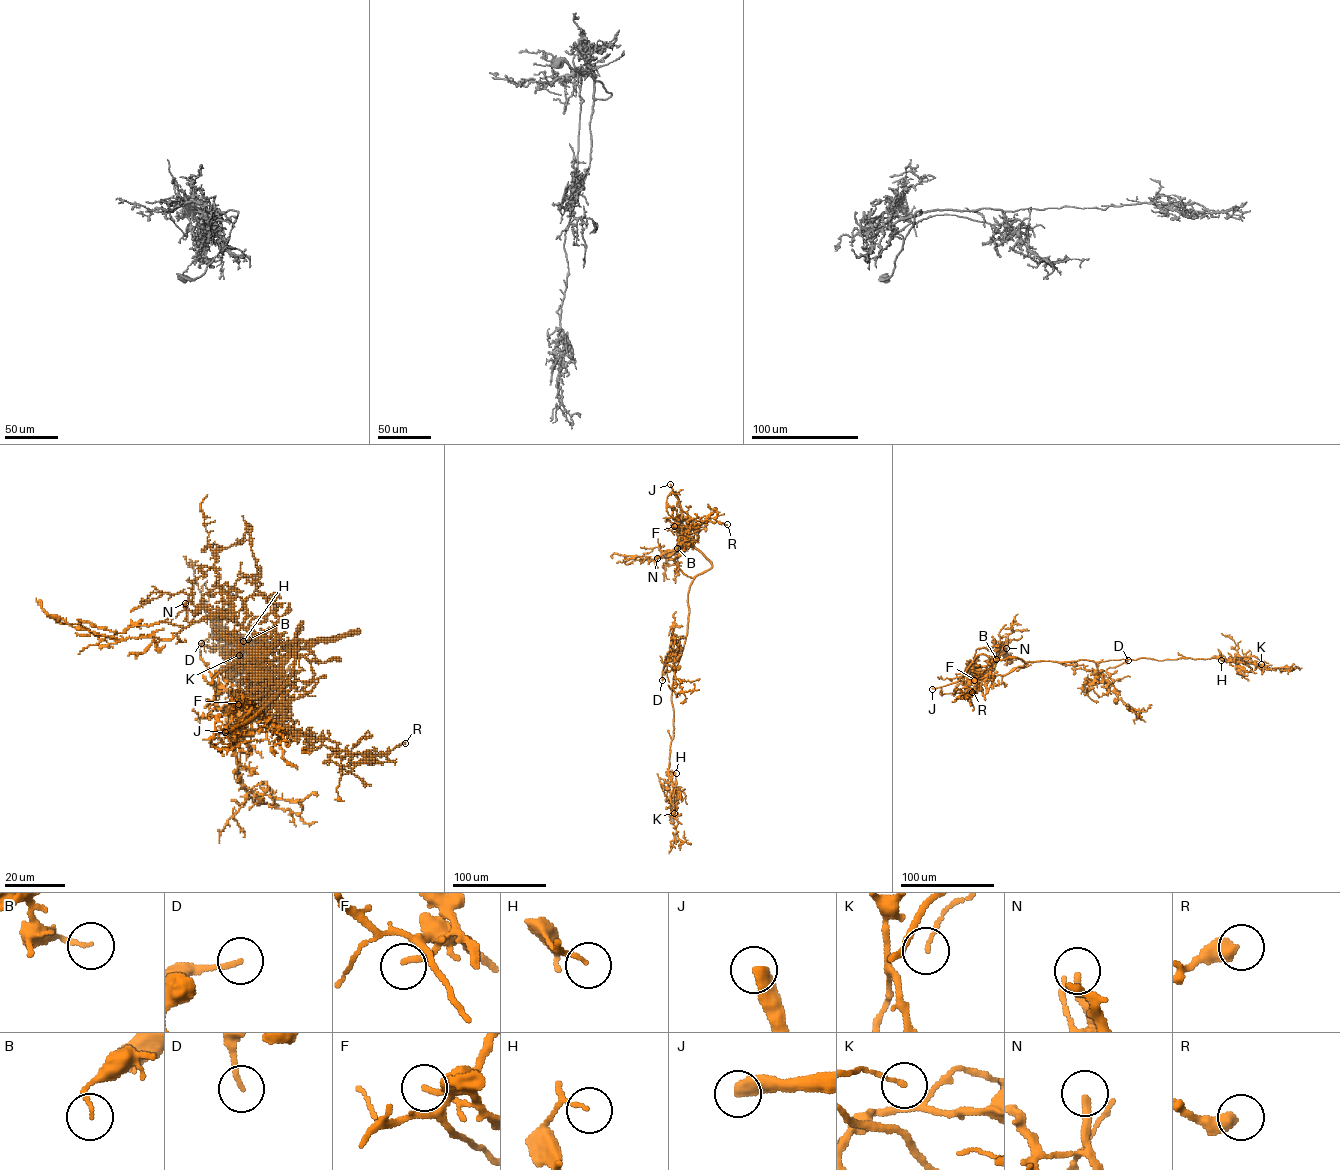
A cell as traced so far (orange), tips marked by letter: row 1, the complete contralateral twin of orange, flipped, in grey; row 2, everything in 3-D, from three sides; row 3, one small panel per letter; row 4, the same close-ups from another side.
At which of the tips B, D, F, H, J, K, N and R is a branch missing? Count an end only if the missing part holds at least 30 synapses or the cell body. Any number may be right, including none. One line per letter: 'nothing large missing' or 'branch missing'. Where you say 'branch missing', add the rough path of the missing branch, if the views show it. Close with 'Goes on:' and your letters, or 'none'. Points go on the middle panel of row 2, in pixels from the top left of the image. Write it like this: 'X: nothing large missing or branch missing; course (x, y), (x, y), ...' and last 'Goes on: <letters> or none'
B: nothing large missing
D: nothing large missing
F: nothing large missing
H: nothing large missing
J: branch missing; course (670, 484), (661, 463)
K: nothing large missing
N: branch missing
R: nothing large missing
Goes on: J, N

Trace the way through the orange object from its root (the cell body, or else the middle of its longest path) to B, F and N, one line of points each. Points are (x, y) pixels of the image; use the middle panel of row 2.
B: (683, 647), (687, 629), (689, 586), (696, 576), (711, 564), (690, 545), (677, 548)
F: (683, 647), (688, 619), (688, 592), (694, 577), (687, 576), (679, 567), (681, 532), (674, 526)
N: (683, 647), (687, 629), (689, 586), (696, 576), (711, 564), (690, 545), (678, 546), (657, 558)

